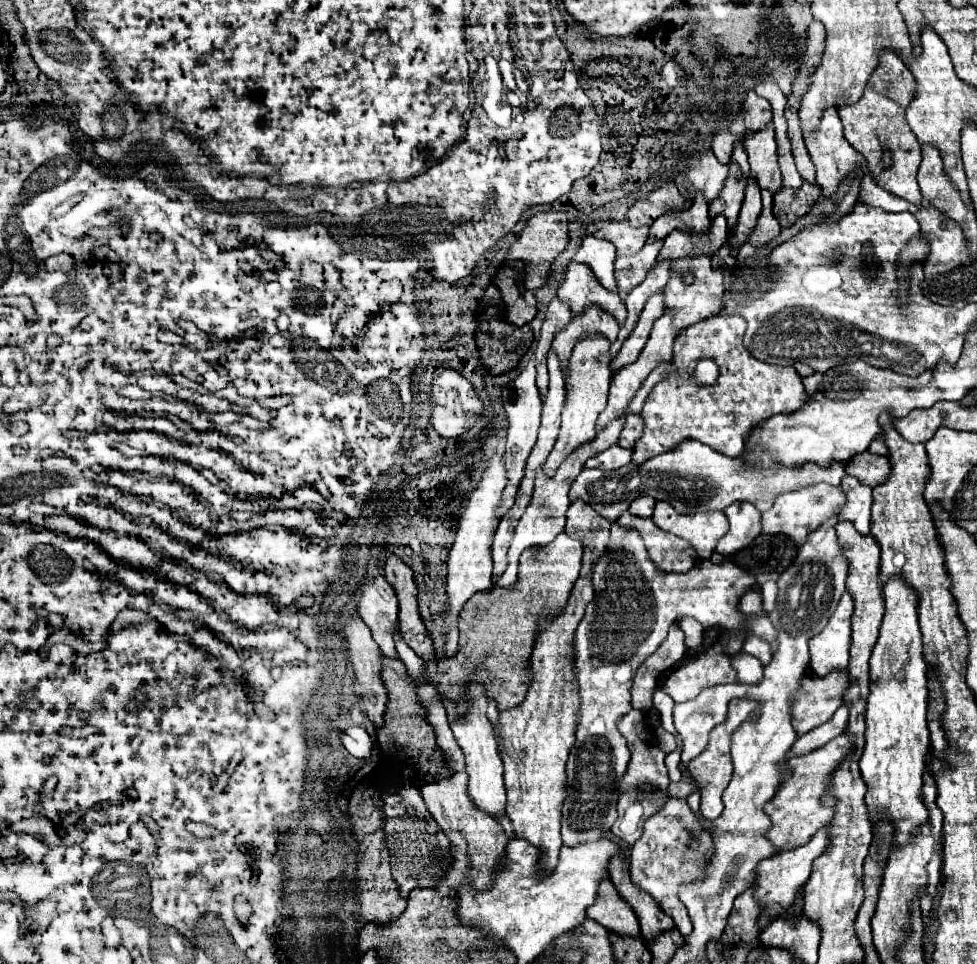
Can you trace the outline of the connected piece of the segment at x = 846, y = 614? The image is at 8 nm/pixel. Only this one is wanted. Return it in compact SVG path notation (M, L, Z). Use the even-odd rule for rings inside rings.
M845 591L827 627L809 641L811 671L817 677L825 677L835 669L847 667L851 647L851 615L853 597L849 591Z

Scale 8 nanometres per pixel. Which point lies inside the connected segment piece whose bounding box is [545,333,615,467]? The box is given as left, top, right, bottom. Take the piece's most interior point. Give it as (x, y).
(587, 382)

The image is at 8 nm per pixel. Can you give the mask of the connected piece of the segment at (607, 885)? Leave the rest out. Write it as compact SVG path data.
M605 879L599 887L595 905L589 907L587 917L601 923L609 933L617 937L641 937L637 915L621 901L613 883Z

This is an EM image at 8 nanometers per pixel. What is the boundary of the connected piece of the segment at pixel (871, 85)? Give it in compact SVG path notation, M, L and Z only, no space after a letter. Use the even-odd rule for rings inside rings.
M881 51L879 65L869 77L865 85L863 97L853 105L839 107L839 117L843 123L845 139L851 143L855 151L859 151L867 159L867 167L873 173L873 179L887 189L889 193L907 199L915 205L921 205L921 191L917 185L917 167L921 163L921 145L917 143L917 137L905 123L905 107L913 99L913 75L909 75L909 69L893 51ZM883 149L891 151L893 165L889 169L883 169L881 165L881 153Z

